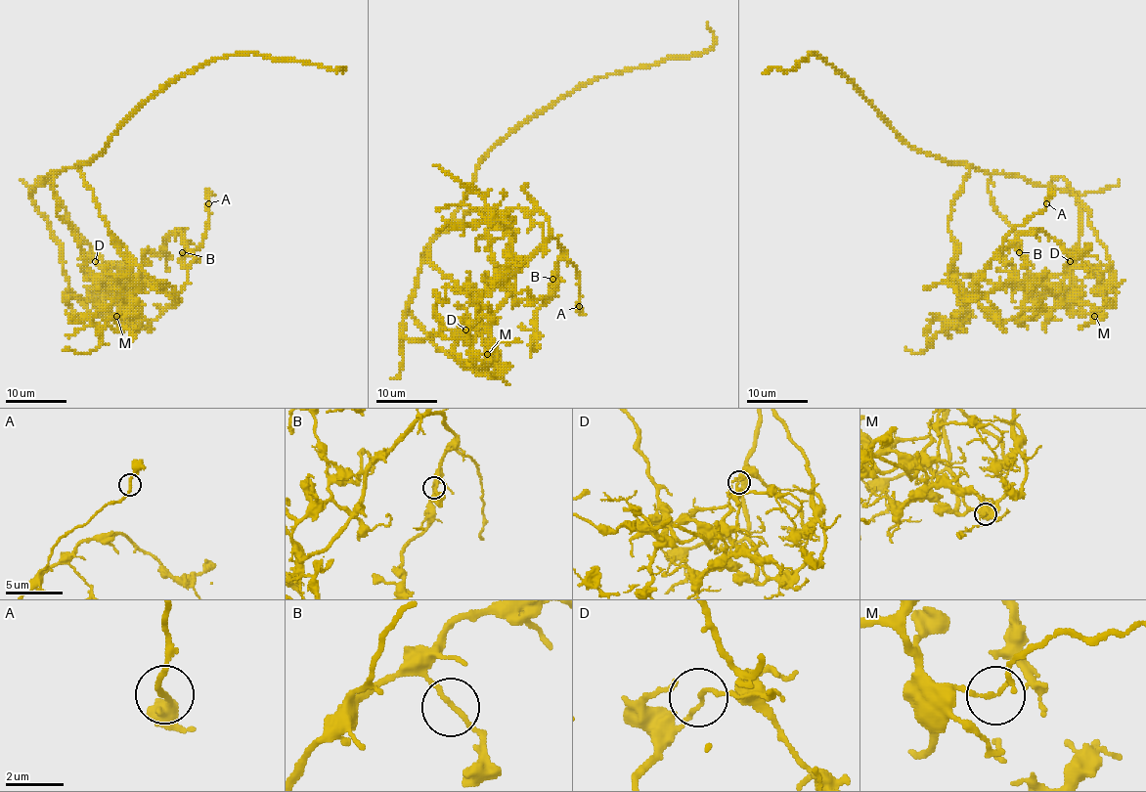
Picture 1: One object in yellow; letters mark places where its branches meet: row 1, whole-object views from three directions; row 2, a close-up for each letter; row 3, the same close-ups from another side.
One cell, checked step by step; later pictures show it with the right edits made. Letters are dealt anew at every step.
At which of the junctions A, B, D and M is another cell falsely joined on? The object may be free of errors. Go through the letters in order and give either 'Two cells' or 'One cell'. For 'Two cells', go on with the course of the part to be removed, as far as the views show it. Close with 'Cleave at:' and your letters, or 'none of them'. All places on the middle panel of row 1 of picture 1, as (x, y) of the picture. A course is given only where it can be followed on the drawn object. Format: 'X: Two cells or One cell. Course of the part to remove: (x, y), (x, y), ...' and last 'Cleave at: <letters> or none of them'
A: One cell
B: One cell
D: Two cells. Course of the part to remove: (465, 330), (481, 329), (514, 273), (555, 239), (563, 256), (551, 297), (536, 312), (530, 356)
M: One cell
Cleave at: D

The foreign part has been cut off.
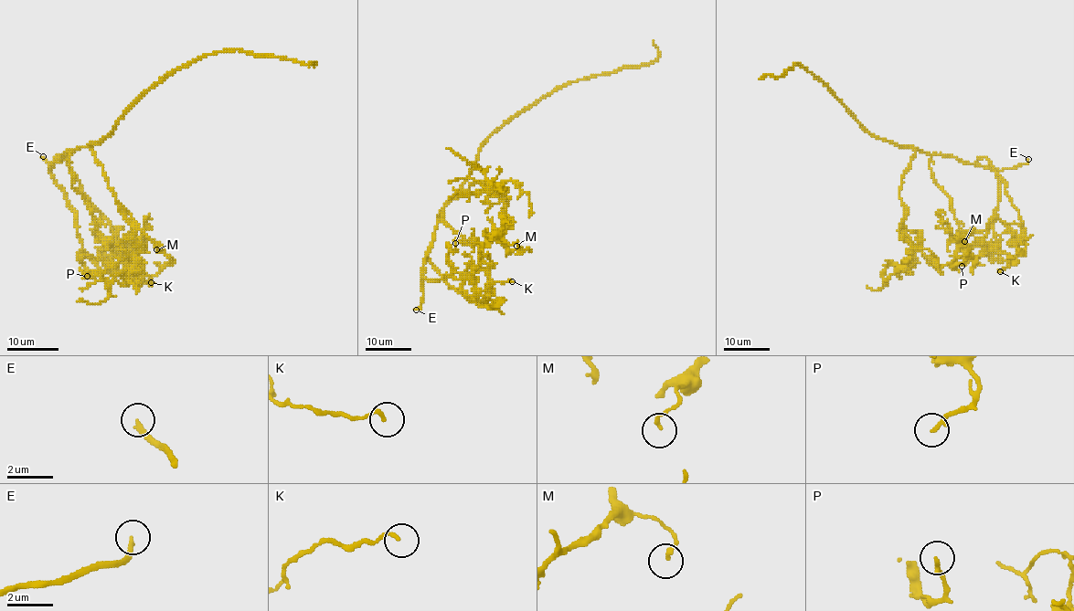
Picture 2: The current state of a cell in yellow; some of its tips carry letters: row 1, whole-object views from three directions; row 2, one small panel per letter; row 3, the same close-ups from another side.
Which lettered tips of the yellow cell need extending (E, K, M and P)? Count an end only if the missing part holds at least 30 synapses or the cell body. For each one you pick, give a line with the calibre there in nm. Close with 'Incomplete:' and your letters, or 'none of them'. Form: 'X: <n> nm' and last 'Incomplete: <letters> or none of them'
E: 190 nm
Incomplete: E

